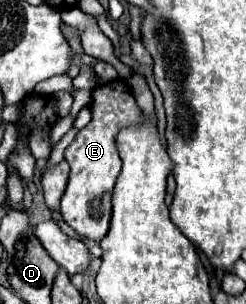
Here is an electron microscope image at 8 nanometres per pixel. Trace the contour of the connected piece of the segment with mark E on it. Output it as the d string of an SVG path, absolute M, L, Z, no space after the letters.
M112 80L96 86L92 92L90 108L92 120L76 134L74 142L64 152L64 158L70 164L70 180L60 202L60 212L64 216L64 222L72 226L80 236L100 242L110 226L112 192L122 164L116 150L116 134L126 126L140 124L142 112L124 80Z

